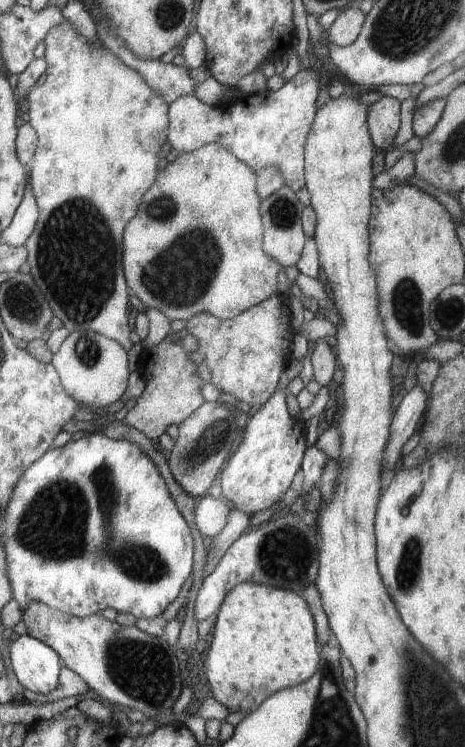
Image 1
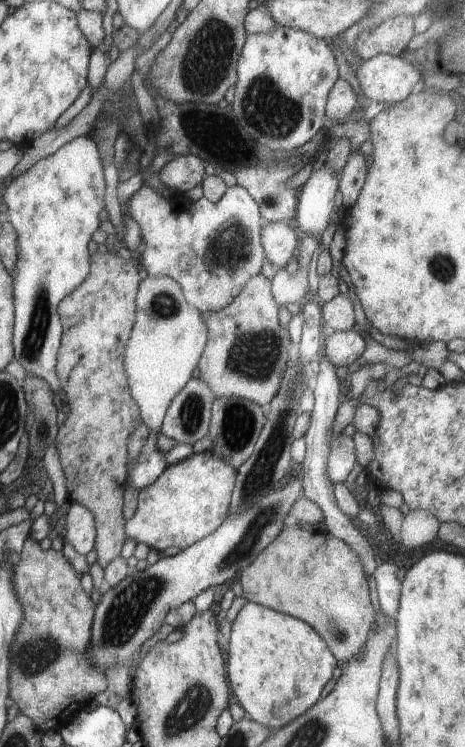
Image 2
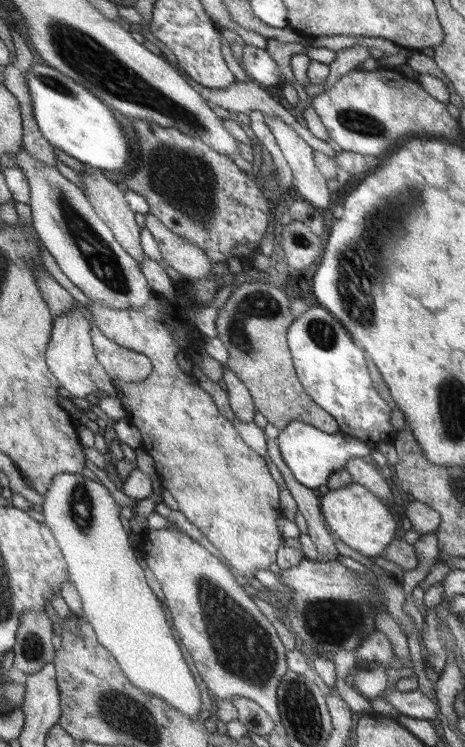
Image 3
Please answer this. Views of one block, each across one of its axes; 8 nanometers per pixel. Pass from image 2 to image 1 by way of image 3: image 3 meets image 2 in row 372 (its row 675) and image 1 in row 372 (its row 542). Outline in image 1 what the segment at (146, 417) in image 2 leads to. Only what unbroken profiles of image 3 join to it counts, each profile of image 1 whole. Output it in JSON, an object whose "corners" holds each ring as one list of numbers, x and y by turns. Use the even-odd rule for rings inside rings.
{"corners":[[76,330,65,334,57,352,52,353,50,363,57,371,67,396,83,406,89,405,101,410,123,396,130,373,127,369,126,350,116,340,93,331]]}

